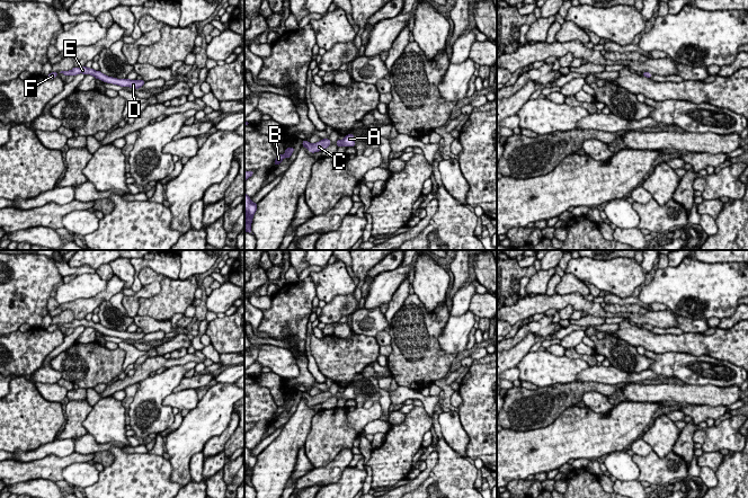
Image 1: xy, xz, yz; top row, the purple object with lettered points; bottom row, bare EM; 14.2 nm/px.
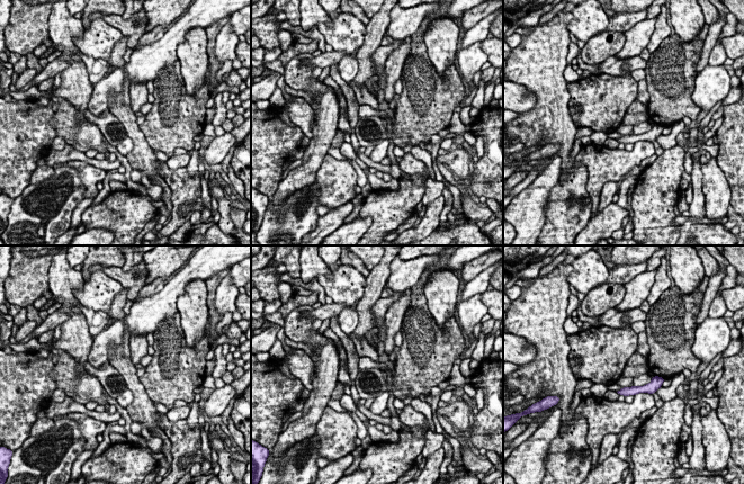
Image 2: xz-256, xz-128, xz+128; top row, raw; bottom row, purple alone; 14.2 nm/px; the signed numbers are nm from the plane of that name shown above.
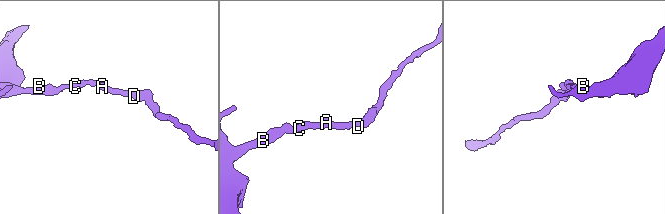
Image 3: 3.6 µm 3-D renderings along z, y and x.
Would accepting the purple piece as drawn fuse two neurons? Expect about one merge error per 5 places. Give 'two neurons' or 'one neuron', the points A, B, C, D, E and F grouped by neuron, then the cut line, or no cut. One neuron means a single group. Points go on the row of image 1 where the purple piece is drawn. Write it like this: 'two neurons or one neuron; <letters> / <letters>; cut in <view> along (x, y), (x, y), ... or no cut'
one neuron; A B C D E F; no cut

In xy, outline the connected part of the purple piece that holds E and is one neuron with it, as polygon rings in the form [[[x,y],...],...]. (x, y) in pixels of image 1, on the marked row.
[[[82,66],[82,68],[73,68],[70,71],[61,71],[60,73],[64,74],[64,75],[77,75],[79,73],[83,73],[84,75],[87,74],[91,74],[94,75],[96,79],[99,79],[104,82],[107,83],[113,83],[113,85],[118,85],[121,87],[130,87],[130,88],[134,88],[134,89],[139,89],[141,87],[143,87],[143,85],[145,83],[145,81],[142,80],[130,80],[130,79],[117,79],[117,78],[113,78],[113,77],[108,77],[105,75],[104,73],[101,73],[100,71],[95,71],[94,69],[88,69],[87,66]]]

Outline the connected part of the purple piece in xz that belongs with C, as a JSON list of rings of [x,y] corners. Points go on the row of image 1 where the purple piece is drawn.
[[[323,139],[318,143],[311,144],[309,141],[304,140],[302,146],[305,146],[311,153],[323,151],[331,144],[329,139]]]

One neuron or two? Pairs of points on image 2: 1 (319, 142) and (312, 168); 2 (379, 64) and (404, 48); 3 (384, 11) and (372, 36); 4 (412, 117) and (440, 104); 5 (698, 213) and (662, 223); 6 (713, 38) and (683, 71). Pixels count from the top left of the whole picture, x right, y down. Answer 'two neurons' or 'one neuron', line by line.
1: one neuron
2: two neurons
3: one neuron
4: one neuron
5: two neurons
6: two neurons

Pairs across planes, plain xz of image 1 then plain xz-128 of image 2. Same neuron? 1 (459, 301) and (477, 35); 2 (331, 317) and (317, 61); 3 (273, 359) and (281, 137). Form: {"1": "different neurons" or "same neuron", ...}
{"1": "same neuron", "2": "same neuron", "3": "different neurons"}

